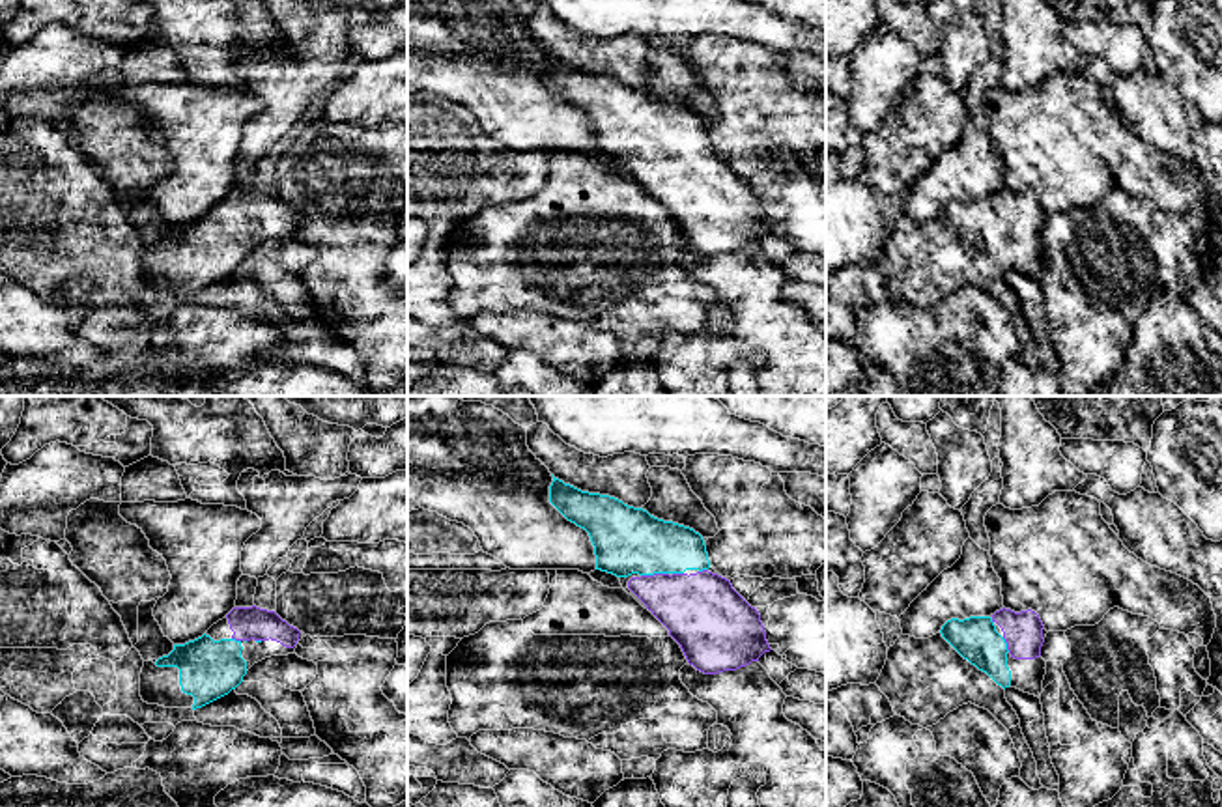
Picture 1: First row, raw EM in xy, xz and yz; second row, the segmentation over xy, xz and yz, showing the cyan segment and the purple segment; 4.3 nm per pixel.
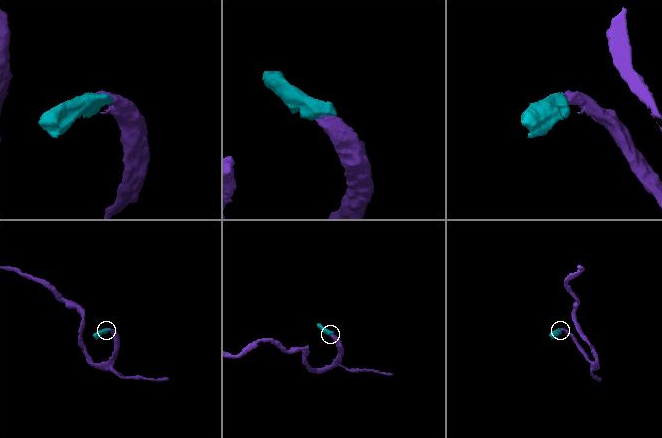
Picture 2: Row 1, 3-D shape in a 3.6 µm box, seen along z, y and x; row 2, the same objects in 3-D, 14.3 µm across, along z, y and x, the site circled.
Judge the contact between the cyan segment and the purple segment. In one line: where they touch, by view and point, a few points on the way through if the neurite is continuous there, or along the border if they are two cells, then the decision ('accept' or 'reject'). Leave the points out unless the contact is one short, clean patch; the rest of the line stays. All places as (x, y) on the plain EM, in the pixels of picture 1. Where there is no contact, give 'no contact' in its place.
contact xz (654, 154); way xz (626, 122), (654, 154), (686, 185), (699, 191); accept

